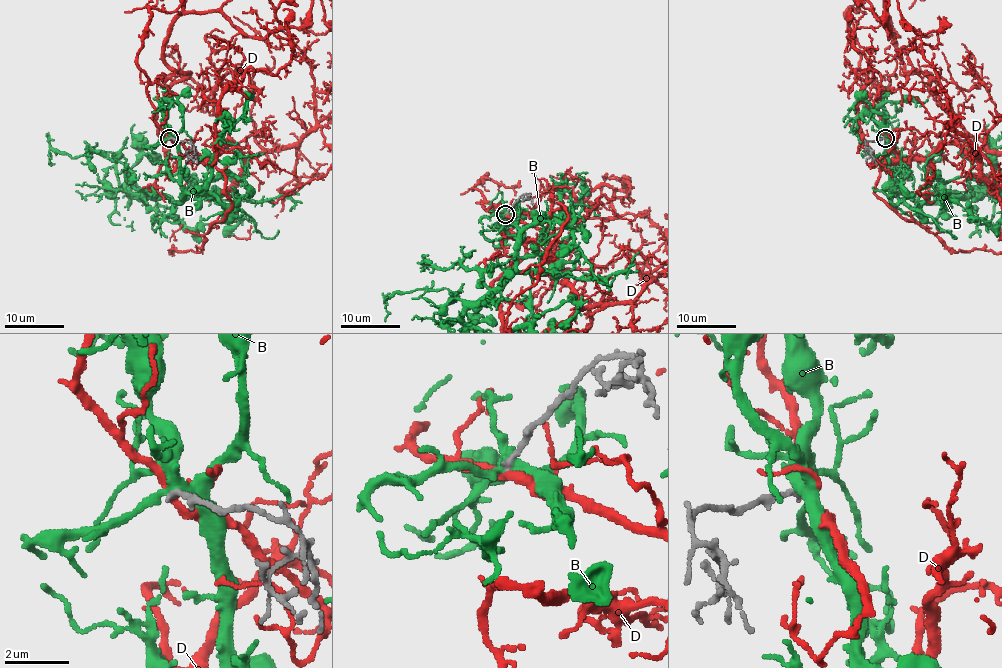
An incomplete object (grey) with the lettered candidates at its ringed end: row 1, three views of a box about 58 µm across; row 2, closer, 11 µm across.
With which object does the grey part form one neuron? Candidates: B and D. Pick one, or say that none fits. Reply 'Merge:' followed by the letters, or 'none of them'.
Merge: none of them

